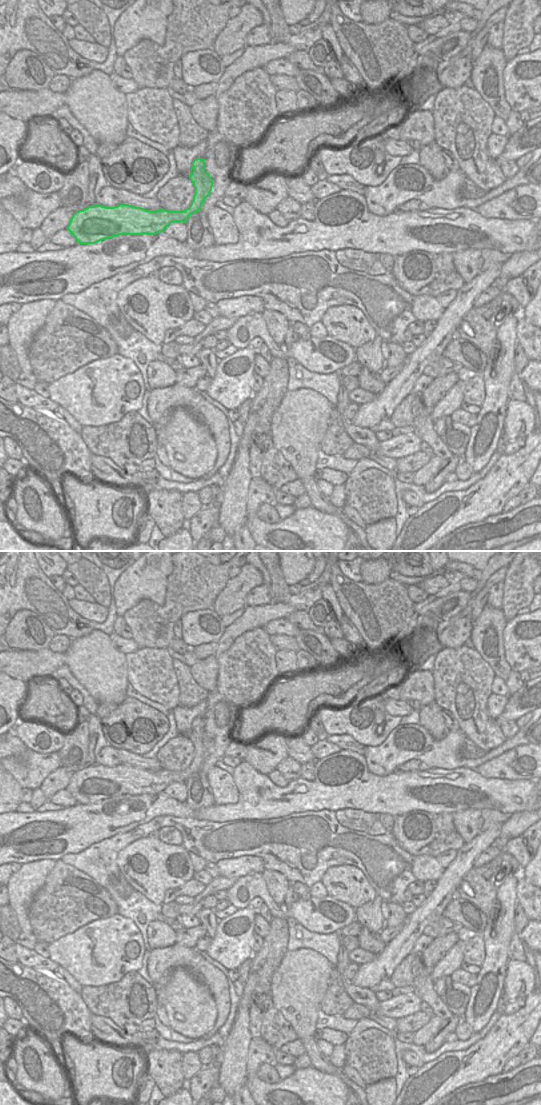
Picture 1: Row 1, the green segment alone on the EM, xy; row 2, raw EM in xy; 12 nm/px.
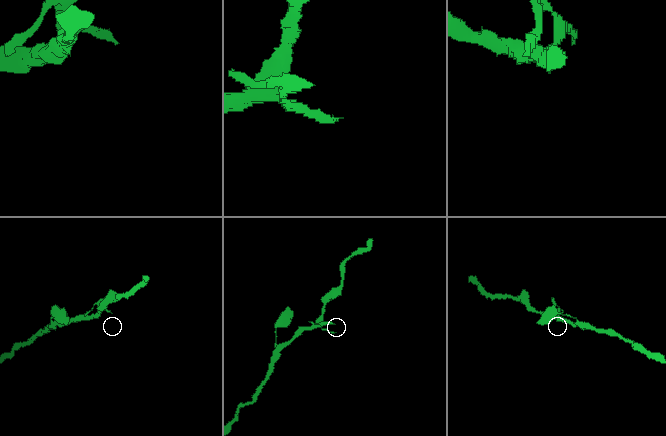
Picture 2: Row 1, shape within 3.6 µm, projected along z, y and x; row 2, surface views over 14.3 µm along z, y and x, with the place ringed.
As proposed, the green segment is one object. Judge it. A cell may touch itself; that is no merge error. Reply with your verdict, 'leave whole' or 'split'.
split

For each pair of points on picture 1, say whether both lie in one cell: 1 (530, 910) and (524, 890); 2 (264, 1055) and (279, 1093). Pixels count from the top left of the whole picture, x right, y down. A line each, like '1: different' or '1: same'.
1: same
2: same

